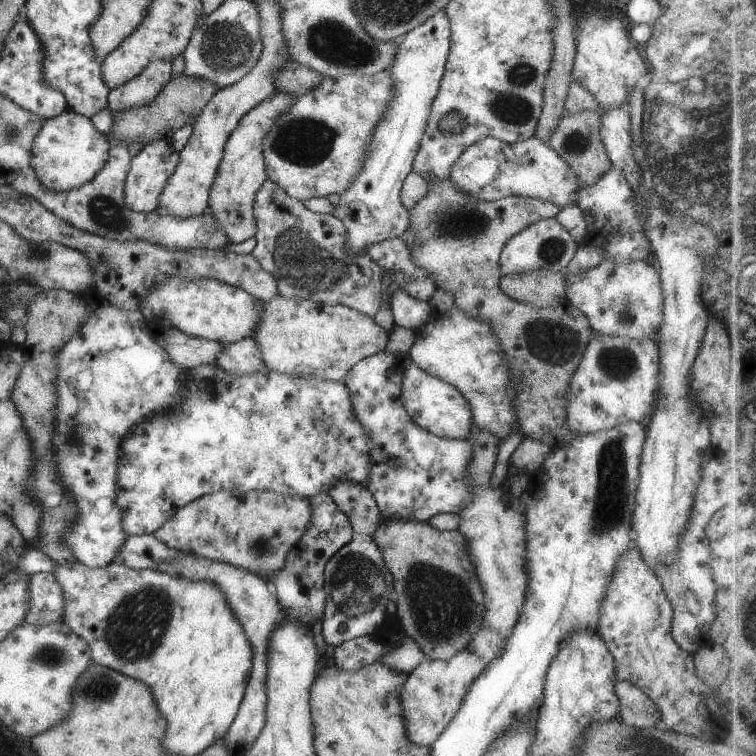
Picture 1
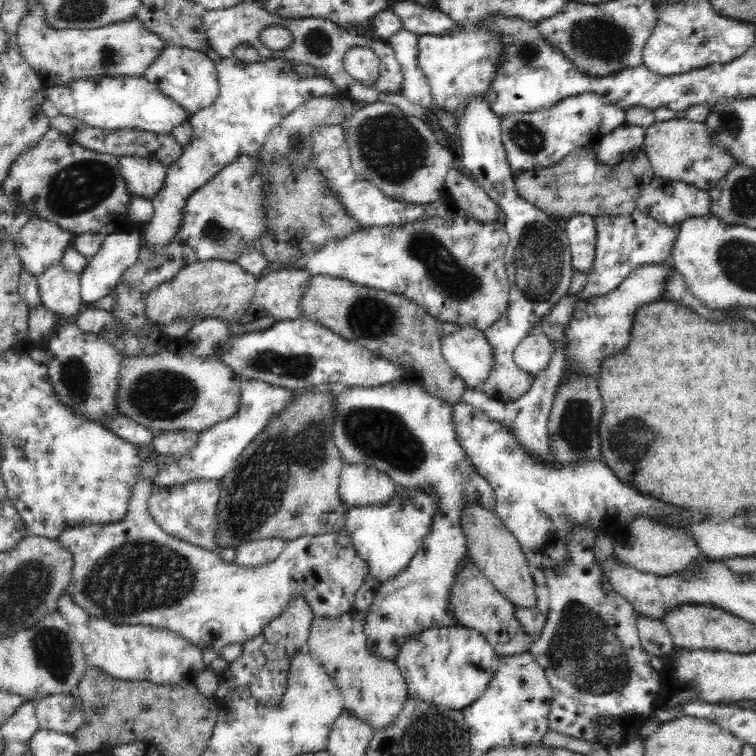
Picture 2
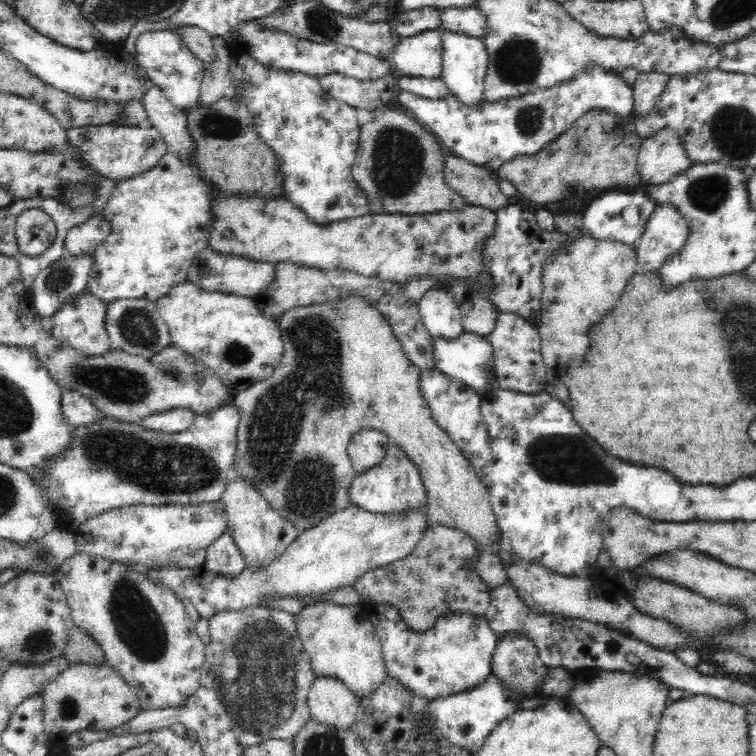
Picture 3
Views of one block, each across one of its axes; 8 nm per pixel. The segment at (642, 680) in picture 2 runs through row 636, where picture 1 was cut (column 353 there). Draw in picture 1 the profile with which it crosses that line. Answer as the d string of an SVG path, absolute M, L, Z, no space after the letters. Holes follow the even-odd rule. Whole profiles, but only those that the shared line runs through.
M349 540L327 560L323 571L323 641L335 648L341 642L371 635L386 618L387 603L393 595L393 577L383 564L379 548L372 540Z

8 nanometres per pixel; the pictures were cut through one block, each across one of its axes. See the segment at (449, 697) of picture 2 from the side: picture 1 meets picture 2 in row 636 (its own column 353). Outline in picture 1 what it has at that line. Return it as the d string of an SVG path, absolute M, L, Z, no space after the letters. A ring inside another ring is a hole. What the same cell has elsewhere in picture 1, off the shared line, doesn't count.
M215 364L195 366L183 370L183 374L185 374L185 382L183 382L183 396L181 396L179 404L167 408L163 412L163 416L159 412L159 414L153 414L153 416L149 416L139 424L135 424L123 436L123 440L119 444L117 472L115 472L117 476L115 480L115 504L121 510L121 526L123 526L125 534L151 534L157 528L161 528L178 509L181 509L181 506L185 506L195 498L218 491L236 491L237 493L271 491L289 496L305 496L309 499L315 494L327 493L327 490L339 480L366 487L367 478L369 477L369 446L367 446L369 436L367 436L367 432L363 432L357 418L353 416L349 394L343 383L323 380L322 378L317 380L315 377L289 376L289 374L275 371L231 374L231 372L226 372Z

